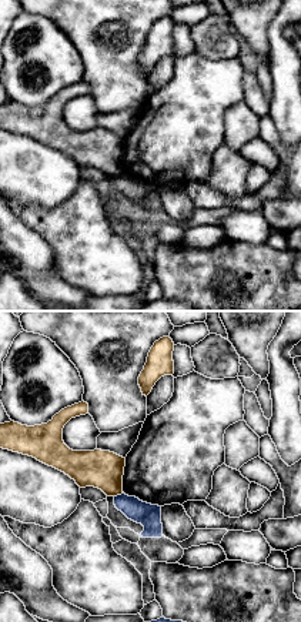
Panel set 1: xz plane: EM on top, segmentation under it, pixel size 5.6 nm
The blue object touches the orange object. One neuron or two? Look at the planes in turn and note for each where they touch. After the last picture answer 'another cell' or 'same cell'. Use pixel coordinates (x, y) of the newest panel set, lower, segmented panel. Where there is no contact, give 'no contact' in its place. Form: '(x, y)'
(119, 495)

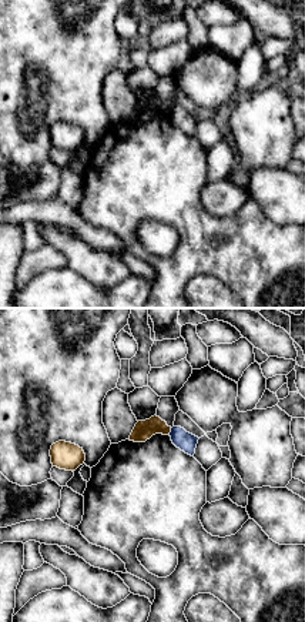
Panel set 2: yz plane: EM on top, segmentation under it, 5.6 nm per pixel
(171, 431)

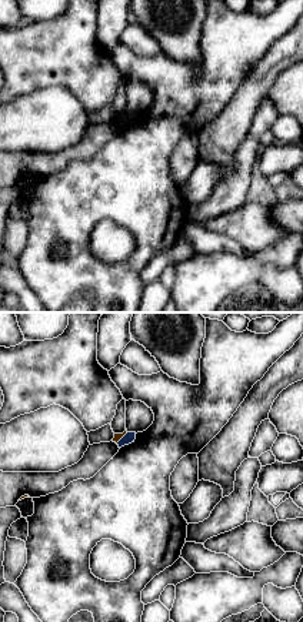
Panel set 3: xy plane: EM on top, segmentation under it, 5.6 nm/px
(123, 437)

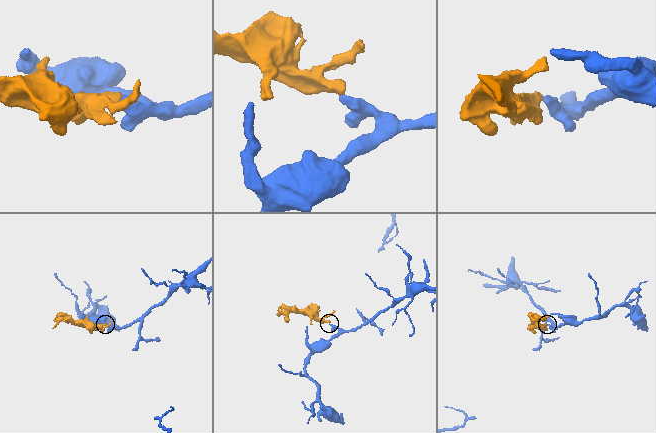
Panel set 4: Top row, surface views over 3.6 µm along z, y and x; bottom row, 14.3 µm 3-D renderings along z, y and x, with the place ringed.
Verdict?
another cell

